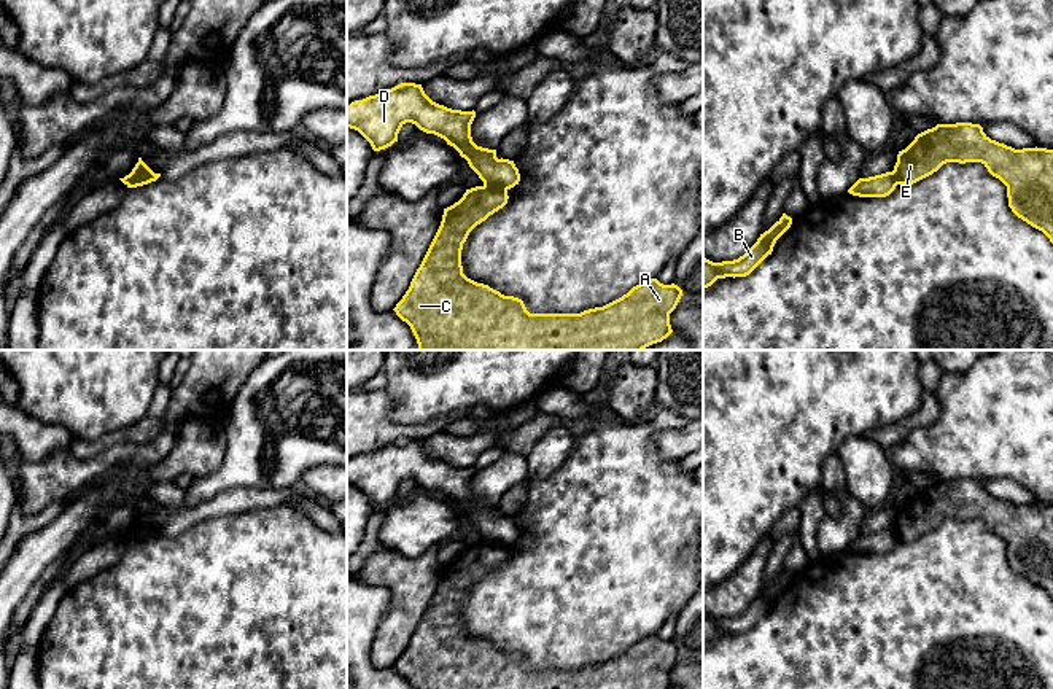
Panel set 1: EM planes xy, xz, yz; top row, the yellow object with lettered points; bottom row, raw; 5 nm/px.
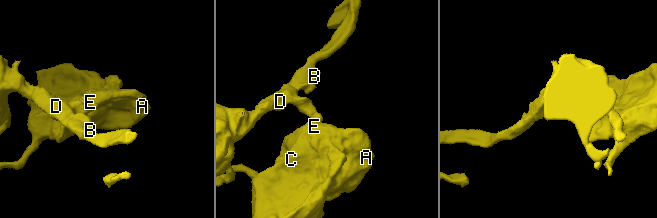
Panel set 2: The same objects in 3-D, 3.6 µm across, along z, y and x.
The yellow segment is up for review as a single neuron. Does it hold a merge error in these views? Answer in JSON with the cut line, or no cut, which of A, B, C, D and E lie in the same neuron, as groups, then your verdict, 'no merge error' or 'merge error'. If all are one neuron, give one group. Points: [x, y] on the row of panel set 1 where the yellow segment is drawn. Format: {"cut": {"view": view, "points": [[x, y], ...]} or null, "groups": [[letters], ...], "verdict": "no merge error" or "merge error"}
{"cut": {"view": "xy", "points": [[153, 172], [135, 177], [128, 185]]}, "groups": [["A", "C", "E"], ["B", "D"]], "verdict": "merge error"}

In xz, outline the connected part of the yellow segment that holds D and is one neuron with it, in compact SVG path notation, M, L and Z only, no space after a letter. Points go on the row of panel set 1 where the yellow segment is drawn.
M401 83L347 105L347 127L358 130L374 151L398 142L406 123L434 134L453 146L485 186L511 189L520 181L514 161L498 159L496 150L477 146L471 137L476 111L452 110L433 102L422 84Z

